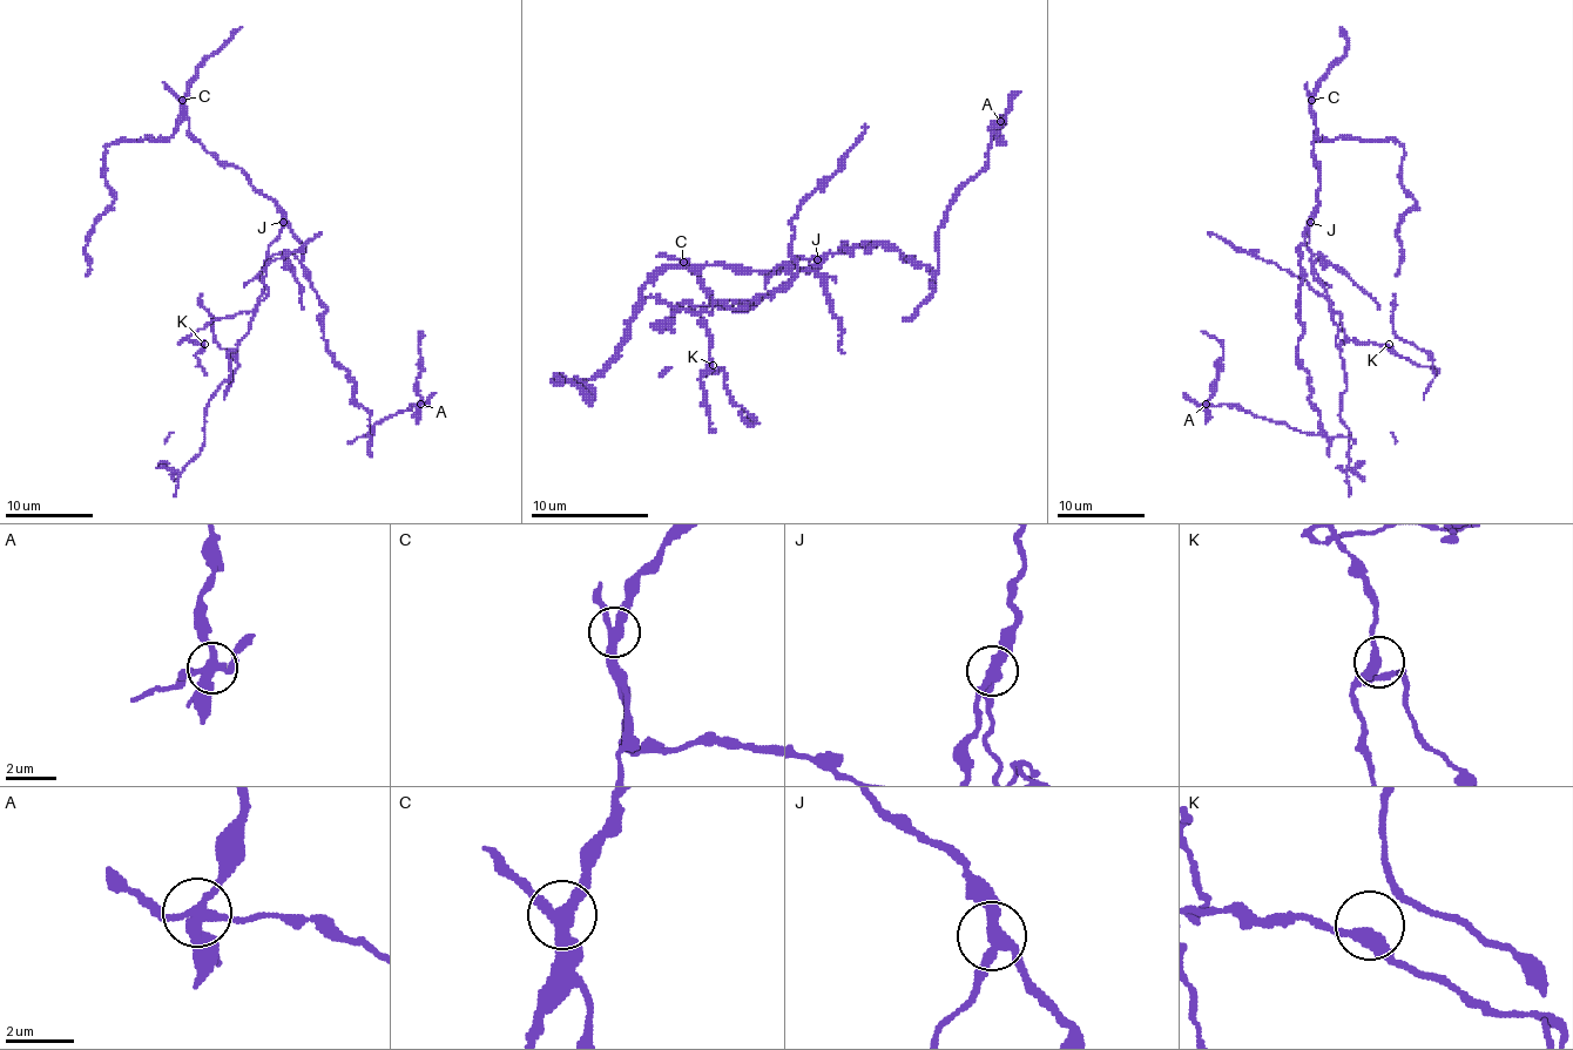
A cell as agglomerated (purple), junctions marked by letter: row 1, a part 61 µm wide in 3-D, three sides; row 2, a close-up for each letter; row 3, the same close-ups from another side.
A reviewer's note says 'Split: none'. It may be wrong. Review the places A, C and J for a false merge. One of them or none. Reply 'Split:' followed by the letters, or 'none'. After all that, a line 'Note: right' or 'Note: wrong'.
Split: J
Note: wrong

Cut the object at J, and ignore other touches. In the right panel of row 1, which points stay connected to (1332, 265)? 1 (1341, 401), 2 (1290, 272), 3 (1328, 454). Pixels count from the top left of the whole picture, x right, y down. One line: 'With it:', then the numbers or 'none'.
With it: 1, 2

